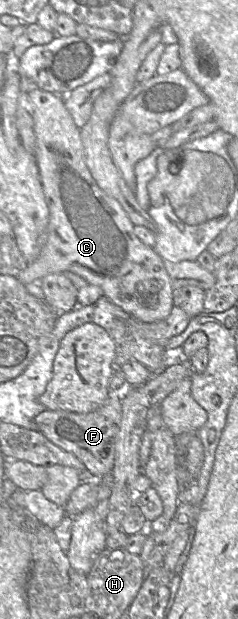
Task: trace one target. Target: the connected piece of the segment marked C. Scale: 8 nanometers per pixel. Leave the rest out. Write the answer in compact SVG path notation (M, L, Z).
M27 87L26 93L33 107L36 136L34 158L49 209L49 222L40 254L16 278L26 285L39 282L47 274L70 271L82 277L88 284L99 286L105 297L131 317L145 323L164 320L171 313L174 304L173 289L163 259L134 234L135 225L120 203L103 191L92 177L85 162L80 128L66 109L63 98L35 87Z

